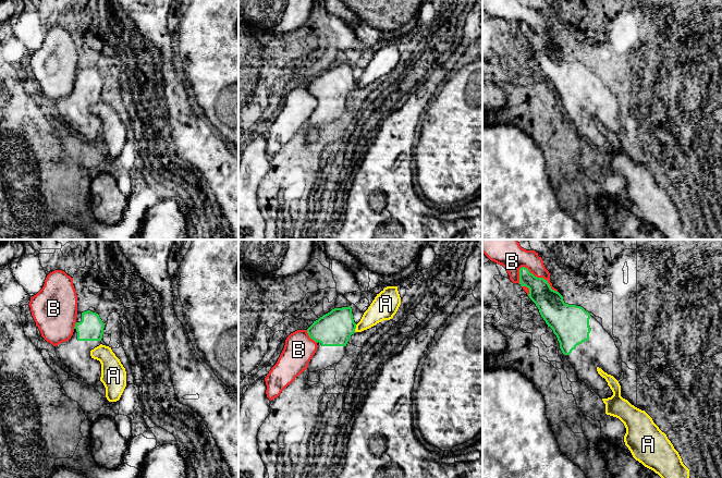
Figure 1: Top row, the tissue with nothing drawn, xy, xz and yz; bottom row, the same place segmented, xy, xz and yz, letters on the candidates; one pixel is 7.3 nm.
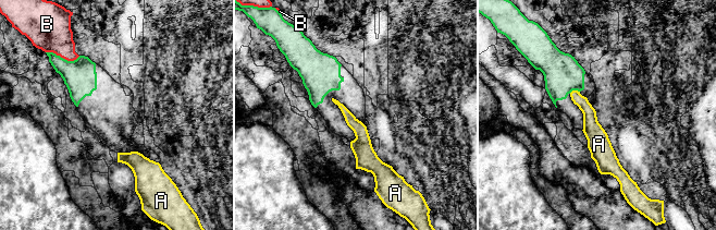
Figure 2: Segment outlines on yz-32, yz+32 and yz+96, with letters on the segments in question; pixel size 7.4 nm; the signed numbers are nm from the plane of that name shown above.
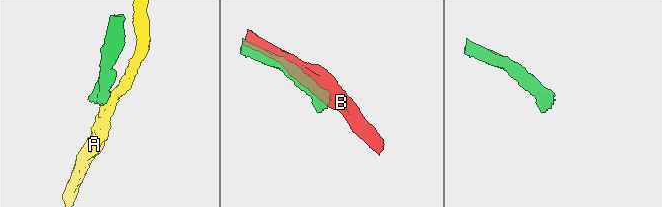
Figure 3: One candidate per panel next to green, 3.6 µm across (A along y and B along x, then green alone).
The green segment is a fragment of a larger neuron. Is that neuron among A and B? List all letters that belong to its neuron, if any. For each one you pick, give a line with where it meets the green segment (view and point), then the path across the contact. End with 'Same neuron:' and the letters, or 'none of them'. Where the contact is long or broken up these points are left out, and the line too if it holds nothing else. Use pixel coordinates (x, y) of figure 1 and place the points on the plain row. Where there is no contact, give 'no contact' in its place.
Same neuron: none of them

